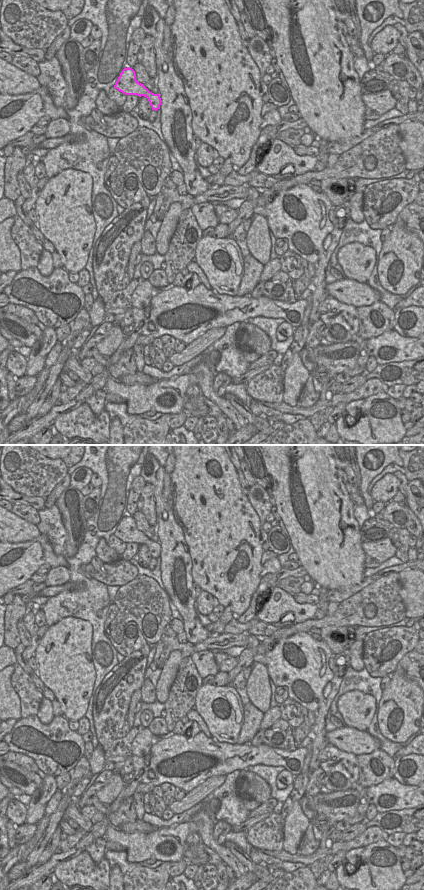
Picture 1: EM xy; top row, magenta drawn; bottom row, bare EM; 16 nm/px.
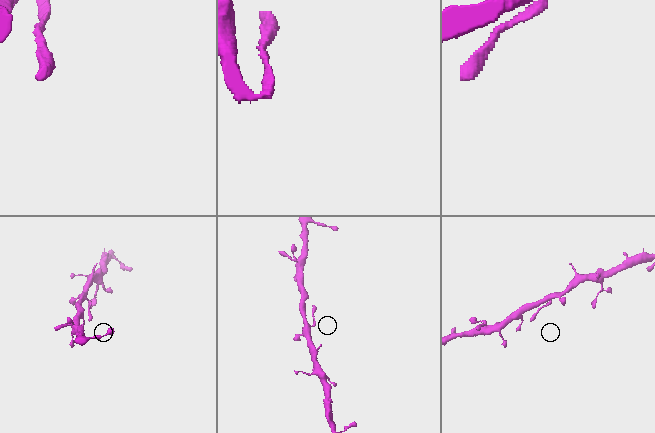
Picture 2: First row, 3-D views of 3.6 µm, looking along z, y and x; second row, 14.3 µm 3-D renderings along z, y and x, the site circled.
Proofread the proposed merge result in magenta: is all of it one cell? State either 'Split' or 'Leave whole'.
Leave whole

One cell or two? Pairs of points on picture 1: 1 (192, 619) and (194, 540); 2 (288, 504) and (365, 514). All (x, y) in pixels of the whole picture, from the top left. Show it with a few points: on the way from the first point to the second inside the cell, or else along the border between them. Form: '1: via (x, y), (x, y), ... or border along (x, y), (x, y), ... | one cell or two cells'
1: border along (190, 558), (191, 578), (193, 581) | two cells
2: border along (354, 507), (354, 518), (360, 528) | two cells

